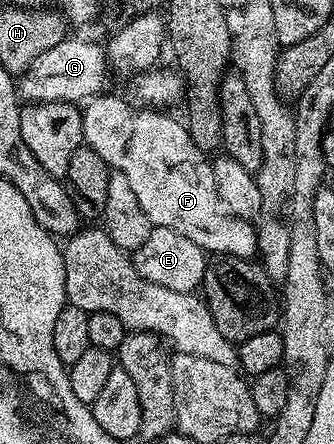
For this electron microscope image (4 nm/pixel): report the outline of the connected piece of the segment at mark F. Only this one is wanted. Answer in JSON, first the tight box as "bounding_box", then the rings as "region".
{"bounding_box":[83,95,258,258],"region":[[[97,95],[83,106],[84,145],[98,151],[98,155],[102,155],[102,159],[108,164],[109,170],[126,175],[142,211],[146,211],[149,223],[153,227],[170,227],[170,231],[186,235],[186,239],[198,243],[198,247],[212,255],[255,258],[258,253],[257,230],[253,222],[233,217],[222,208],[216,195],[212,161],[198,148],[194,139],[190,139],[187,124],[183,120],[175,121],[174,118],[167,117],[164,114],[167,112],[141,107],[131,100],[123,101],[120,97],[108,96]]]}

